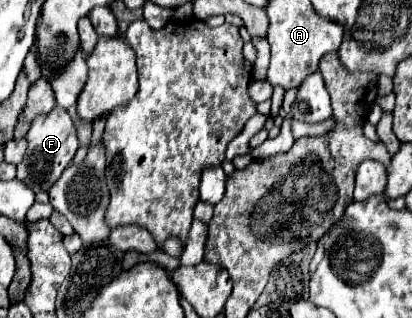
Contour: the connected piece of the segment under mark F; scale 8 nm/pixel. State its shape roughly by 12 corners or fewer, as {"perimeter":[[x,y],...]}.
{"perimeter":[[54,107],[28,131],[18,175],[50,189],[78,151],[70,113]]}

